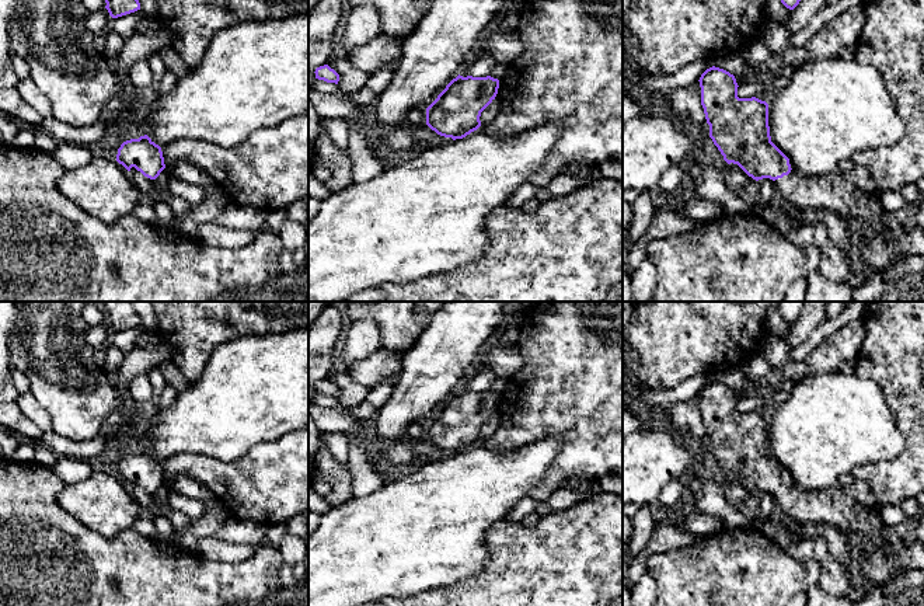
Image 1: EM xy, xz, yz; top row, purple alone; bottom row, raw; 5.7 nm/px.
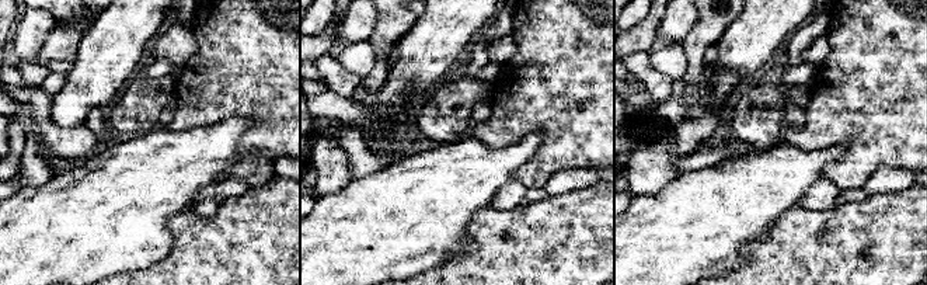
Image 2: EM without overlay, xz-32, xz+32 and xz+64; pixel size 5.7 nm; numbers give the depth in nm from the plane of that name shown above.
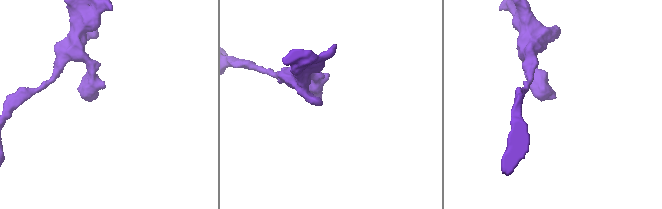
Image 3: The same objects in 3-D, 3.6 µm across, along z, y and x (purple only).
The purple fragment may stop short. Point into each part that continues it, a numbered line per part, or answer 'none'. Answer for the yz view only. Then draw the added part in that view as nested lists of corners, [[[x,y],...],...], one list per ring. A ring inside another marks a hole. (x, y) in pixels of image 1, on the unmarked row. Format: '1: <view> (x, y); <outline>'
1: yz (851, 508); [[[855,478],[848,485],[837,485],[830,490],[808,491],[795,484],[788,490],[774,495],[782,511],[801,525],[831,525],[836,529],[850,534],[858,536],[858,546],[861,550],[861,575],[865,586],[874,589],[888,585],[895,577],[911,571],[924,570],[924,541],[917,539],[911,543],[902,540],[888,541],[882,536],[882,520],[878,513],[876,501],[869,484],[864,480]]]

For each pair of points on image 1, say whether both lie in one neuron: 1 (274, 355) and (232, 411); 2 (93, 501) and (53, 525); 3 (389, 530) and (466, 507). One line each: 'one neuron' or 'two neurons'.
1: one neuron
2: two neurons
3: one neuron

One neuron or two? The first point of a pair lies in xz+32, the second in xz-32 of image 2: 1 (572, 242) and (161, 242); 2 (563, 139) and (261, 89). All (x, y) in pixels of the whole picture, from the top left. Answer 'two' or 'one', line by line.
1: two
2: one

